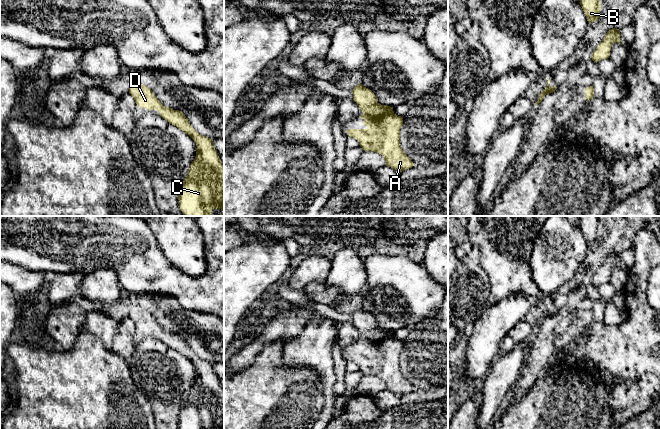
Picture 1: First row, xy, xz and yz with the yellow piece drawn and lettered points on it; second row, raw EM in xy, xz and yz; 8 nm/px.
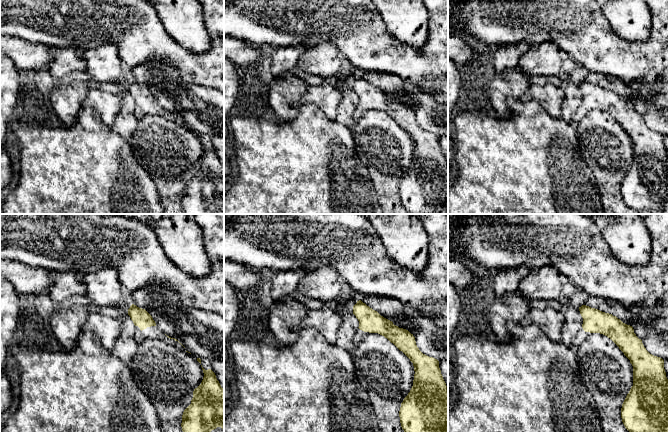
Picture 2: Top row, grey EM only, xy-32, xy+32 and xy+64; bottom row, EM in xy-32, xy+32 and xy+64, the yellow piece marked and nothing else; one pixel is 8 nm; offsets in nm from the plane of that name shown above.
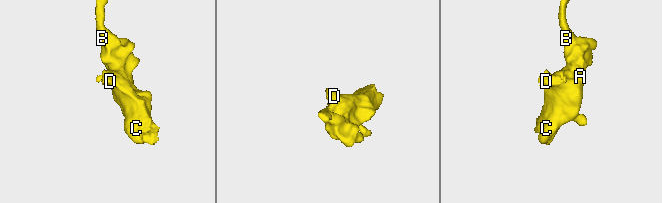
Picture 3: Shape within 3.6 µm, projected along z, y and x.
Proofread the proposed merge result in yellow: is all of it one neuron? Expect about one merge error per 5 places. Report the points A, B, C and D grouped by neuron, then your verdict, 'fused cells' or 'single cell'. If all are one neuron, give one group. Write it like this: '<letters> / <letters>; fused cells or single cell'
A B C D; single cell

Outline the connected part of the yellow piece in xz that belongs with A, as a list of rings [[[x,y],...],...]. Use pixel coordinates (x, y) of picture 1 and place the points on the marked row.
[[[362,84],[352,90],[353,100],[359,106],[366,129],[348,129],[348,136],[358,140],[364,151],[381,154],[386,166],[400,172],[414,166],[400,146],[400,129],[403,117],[394,113],[393,107],[380,105],[375,94]]]

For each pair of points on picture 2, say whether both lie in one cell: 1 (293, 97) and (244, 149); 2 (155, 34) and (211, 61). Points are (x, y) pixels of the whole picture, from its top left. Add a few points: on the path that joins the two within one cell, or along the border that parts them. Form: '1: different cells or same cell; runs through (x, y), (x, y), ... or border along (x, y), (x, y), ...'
1: different cells; border along (299, 105), (294, 118), (280, 120)
2: same cell; runs through (169, 48), (185, 61), (197, 61)

